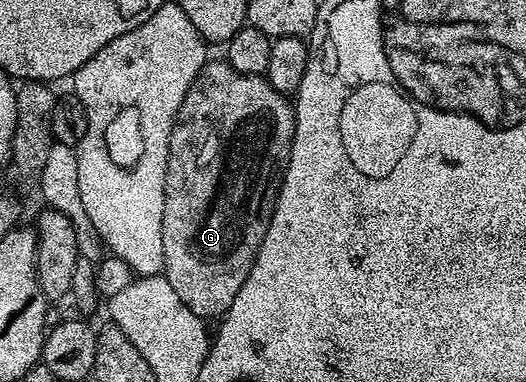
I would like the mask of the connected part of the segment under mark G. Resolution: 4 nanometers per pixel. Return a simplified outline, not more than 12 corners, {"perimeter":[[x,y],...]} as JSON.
{"perimeter":[[208,61],[169,137],[163,270],[233,305],[291,160],[295,109]]}

